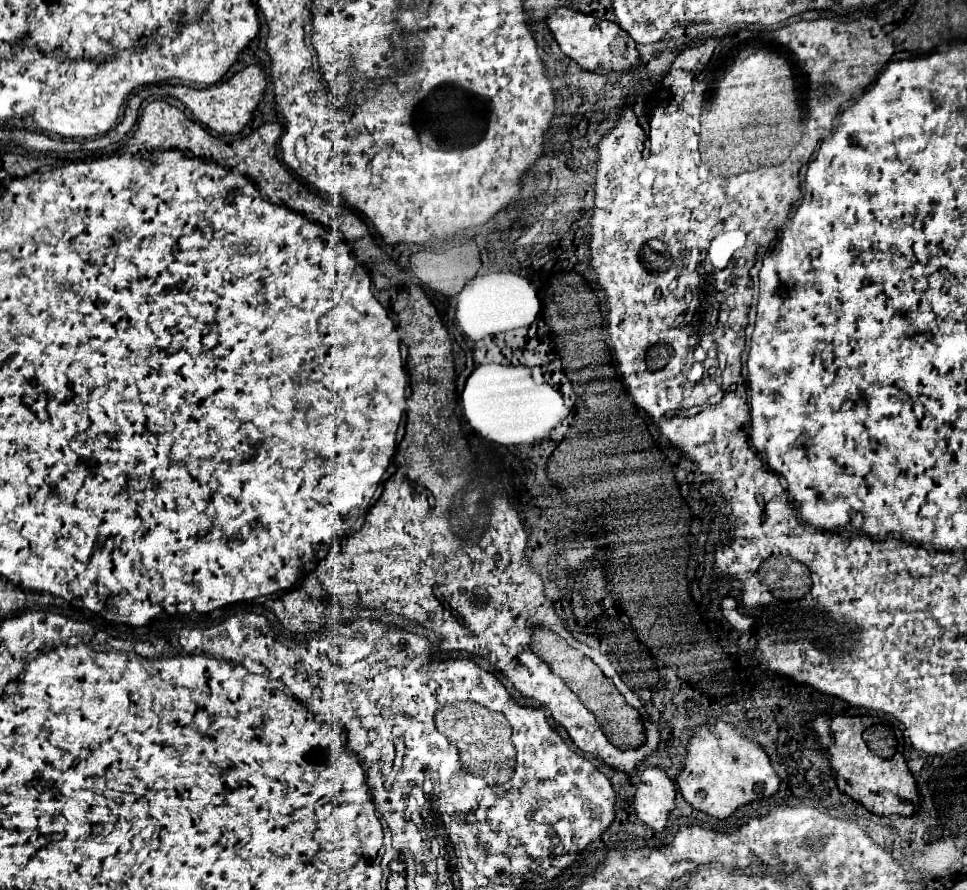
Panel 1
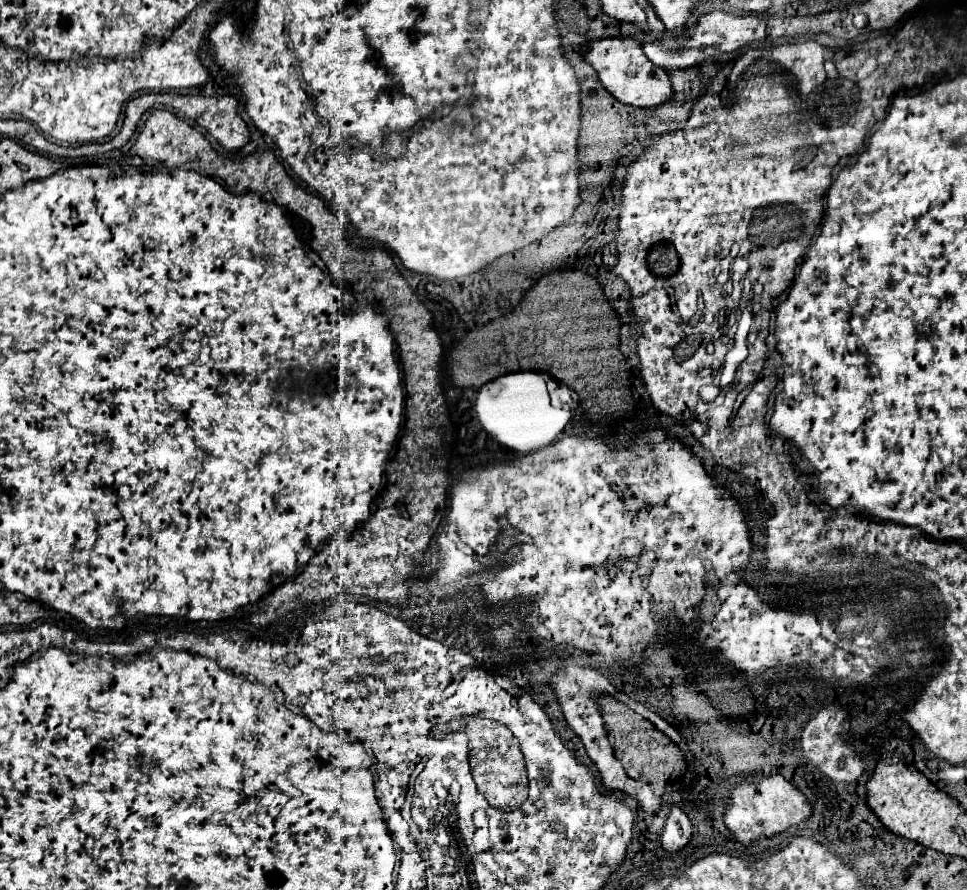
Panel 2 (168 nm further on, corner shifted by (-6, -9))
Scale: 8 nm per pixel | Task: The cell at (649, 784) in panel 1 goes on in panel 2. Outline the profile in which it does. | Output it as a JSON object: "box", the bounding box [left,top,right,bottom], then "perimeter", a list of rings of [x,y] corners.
{"box":[660,807,692,853],"perimeter":[[[672,807],[666,817],[662,835],[660,835],[662,847],[668,853],[676,853],[678,849],[682,849],[690,841],[690,833],[692,833],[692,825],[690,825],[686,813],[678,807]]]}

